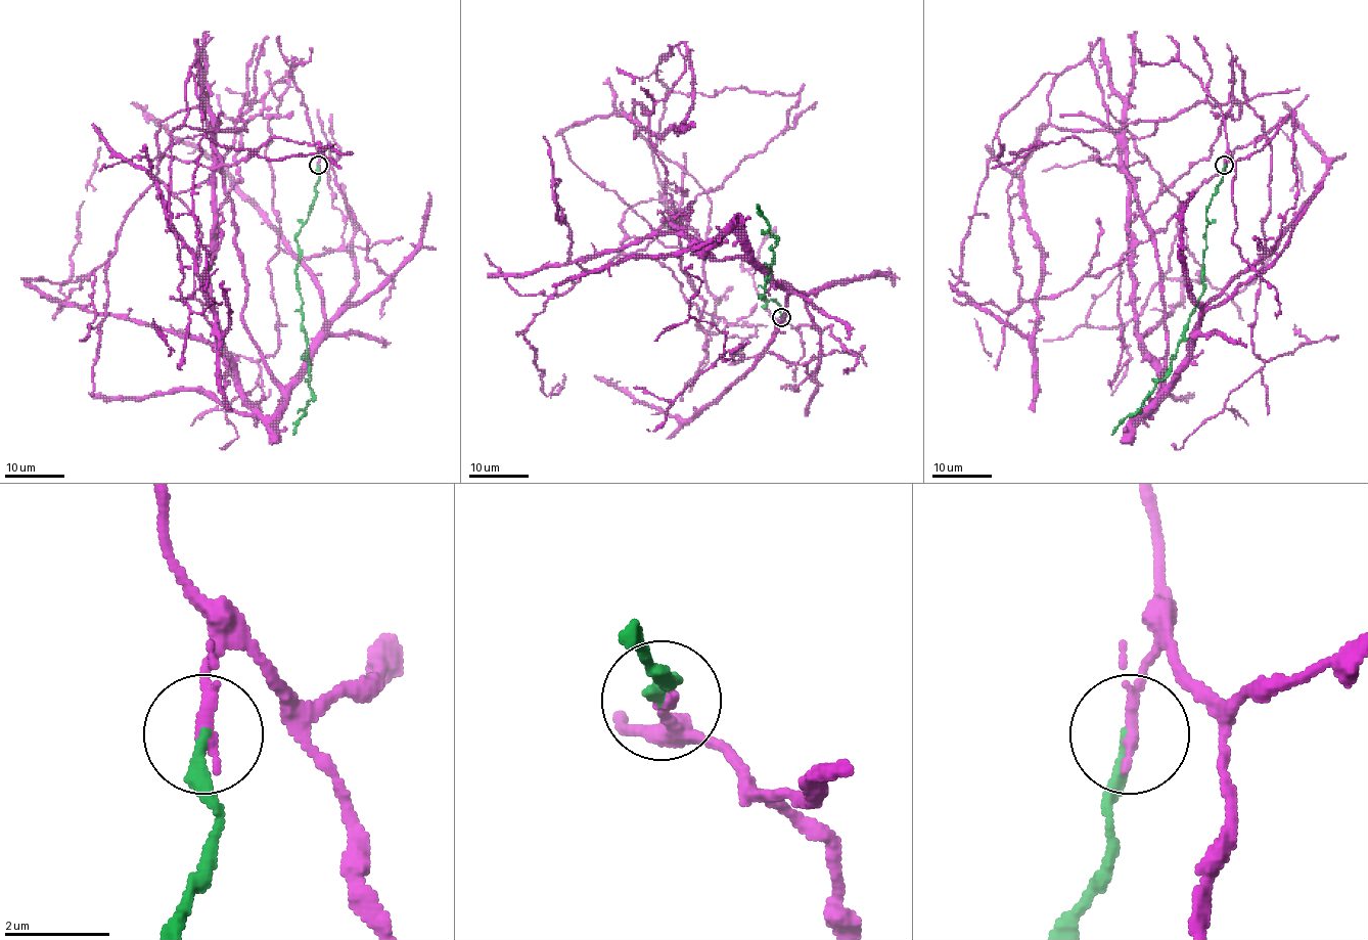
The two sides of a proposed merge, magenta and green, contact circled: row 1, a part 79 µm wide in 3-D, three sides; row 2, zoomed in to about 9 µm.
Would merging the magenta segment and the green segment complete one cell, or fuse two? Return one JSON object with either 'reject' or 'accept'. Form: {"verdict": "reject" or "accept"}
{"verdict": "reject"}

